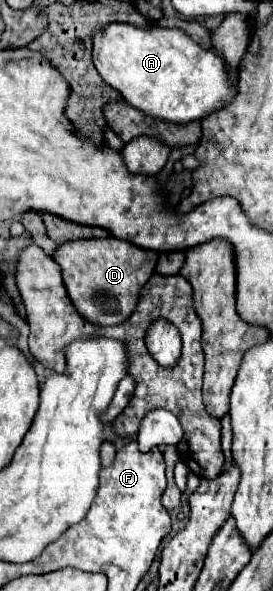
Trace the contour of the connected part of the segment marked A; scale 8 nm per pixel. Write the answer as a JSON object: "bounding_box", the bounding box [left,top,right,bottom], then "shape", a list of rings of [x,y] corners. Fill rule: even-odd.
{"bounding_box":[92,23,238,123],"shape":[[[128,23],[106,25],[104,31],[100,29],[92,35],[92,59],[100,77],[110,87],[114,87],[132,107],[172,123],[190,123],[202,119],[204,115],[210,115],[232,103],[238,93],[236,85],[230,83],[224,61],[212,51],[204,51],[178,27],[162,27],[156,23],[148,27],[136,27]]]}

